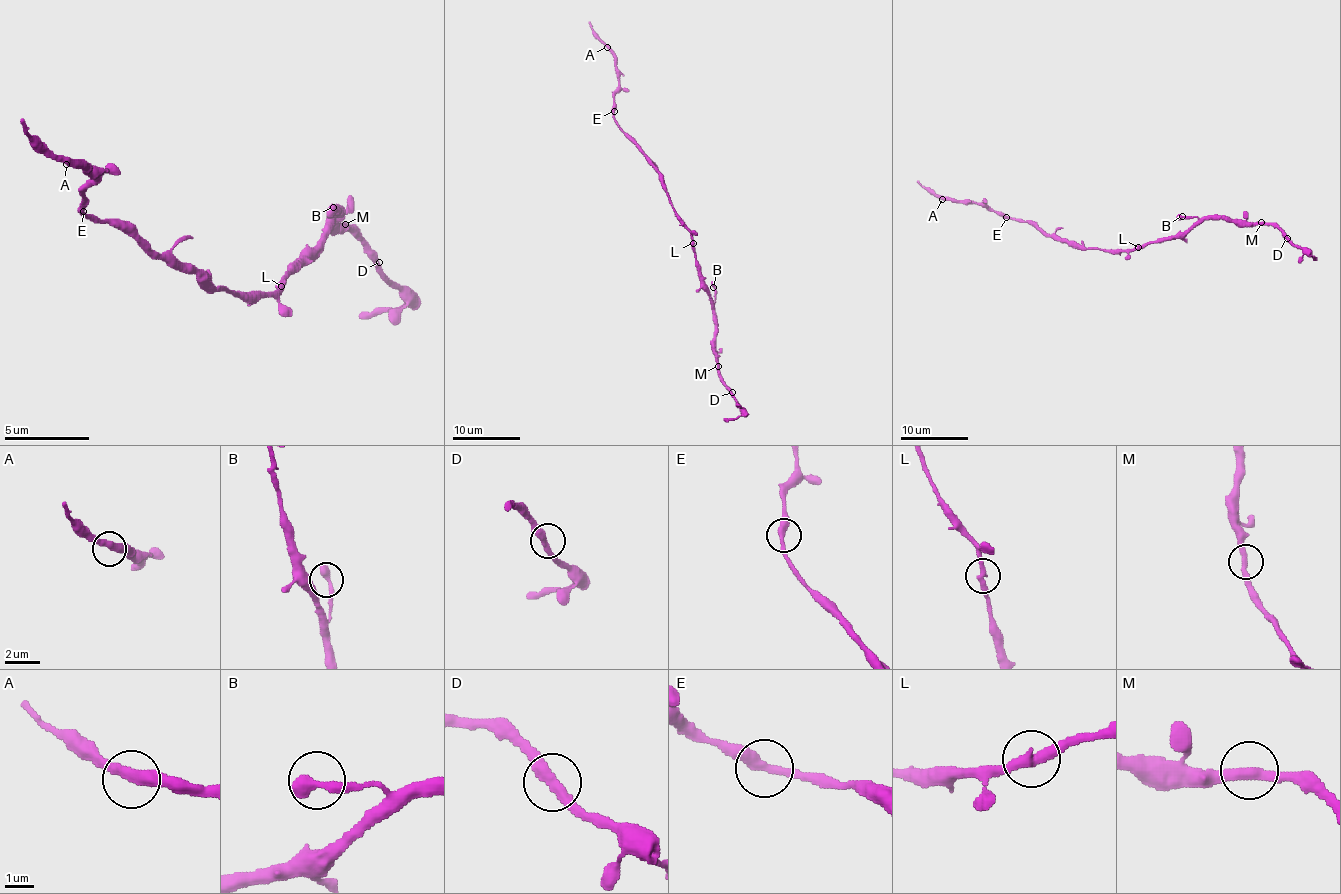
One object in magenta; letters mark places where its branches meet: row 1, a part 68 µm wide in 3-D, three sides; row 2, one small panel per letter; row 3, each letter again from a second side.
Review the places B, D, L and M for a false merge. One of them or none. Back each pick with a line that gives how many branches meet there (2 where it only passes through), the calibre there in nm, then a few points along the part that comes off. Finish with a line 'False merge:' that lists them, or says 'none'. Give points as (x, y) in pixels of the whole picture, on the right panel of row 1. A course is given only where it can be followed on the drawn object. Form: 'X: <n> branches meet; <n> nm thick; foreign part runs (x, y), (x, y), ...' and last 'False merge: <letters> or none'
False merge: none

